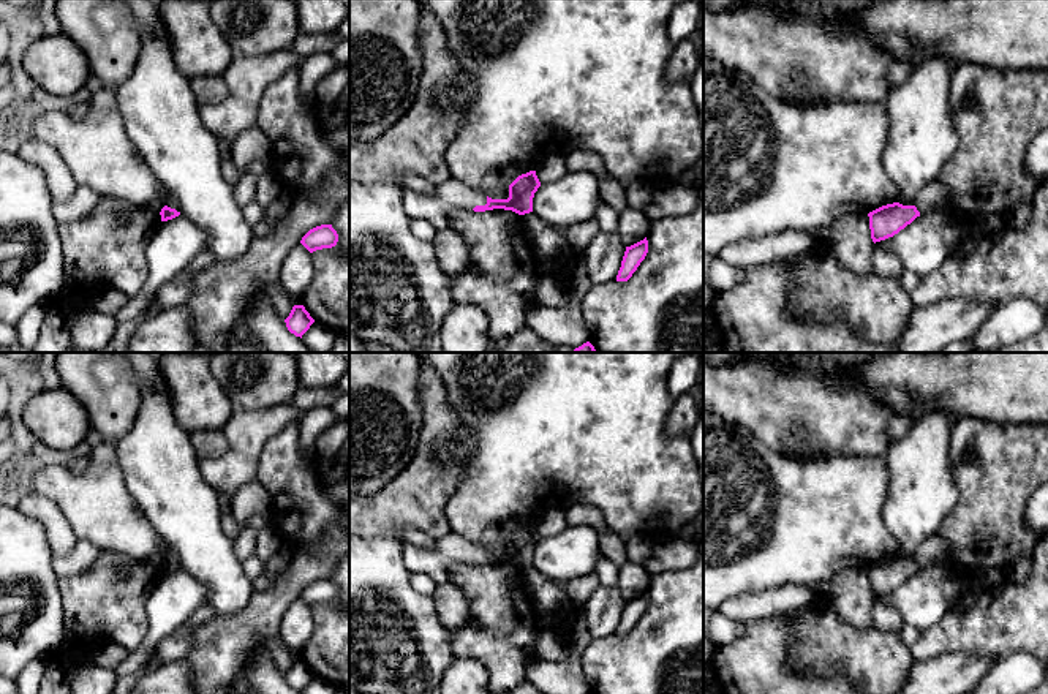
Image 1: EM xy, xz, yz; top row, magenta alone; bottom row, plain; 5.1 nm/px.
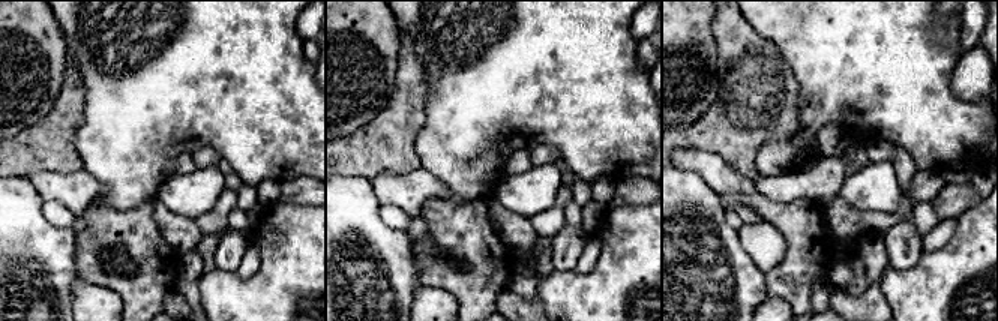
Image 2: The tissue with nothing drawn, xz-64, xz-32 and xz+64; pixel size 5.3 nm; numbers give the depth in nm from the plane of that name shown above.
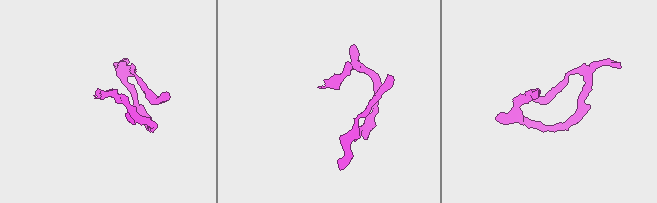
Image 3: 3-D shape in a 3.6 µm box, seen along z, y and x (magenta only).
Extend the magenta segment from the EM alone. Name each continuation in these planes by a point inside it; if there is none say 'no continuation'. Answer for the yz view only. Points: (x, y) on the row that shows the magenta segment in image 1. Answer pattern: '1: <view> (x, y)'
no continuation

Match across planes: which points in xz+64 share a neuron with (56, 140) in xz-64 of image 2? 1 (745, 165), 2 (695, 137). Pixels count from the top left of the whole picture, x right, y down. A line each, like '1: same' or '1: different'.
1: same
2: same

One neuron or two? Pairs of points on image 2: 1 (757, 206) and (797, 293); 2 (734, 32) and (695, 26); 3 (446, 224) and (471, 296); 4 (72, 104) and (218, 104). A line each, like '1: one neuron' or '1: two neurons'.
1: one neuron
2: two neurons
3: one neuron
4: two neurons

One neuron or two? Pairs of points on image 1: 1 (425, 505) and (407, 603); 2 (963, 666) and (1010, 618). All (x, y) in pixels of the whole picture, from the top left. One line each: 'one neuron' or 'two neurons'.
1: two neurons
2: two neurons

